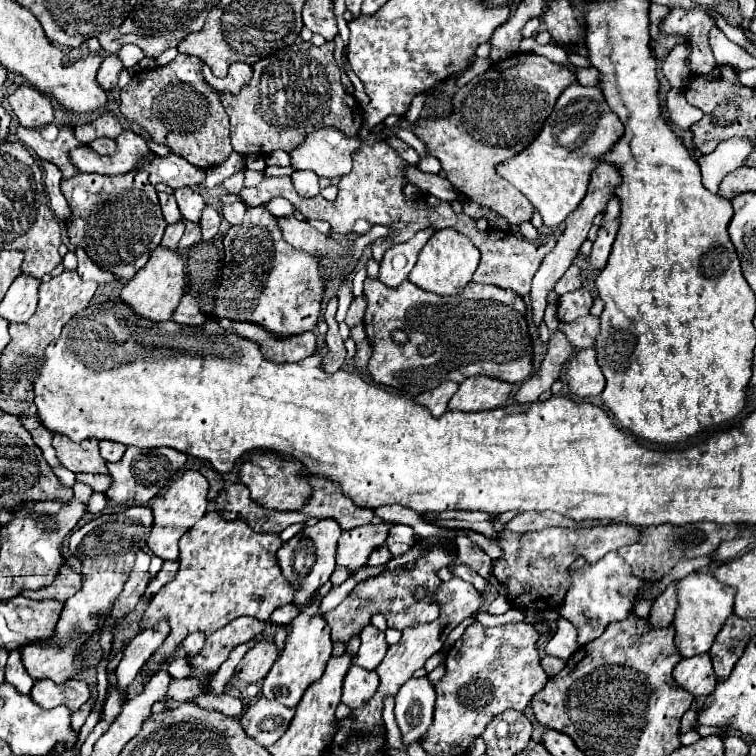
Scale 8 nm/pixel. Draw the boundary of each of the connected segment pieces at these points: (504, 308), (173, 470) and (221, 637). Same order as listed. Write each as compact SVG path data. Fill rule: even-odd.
M365 279L363 295L367 299L365 311L365 333L371 341L373 355L369 359L367 371L379 385L395 387L411 397L429 391L445 381L461 383L475 375L495 377L507 383L521 383L531 375L531 339L525 321L525 303L519 295L507 289L469 283L459 295L441 297L415 287L411 281L403 281L399 287L387 287L379 279ZM393 331L405 331L407 341L395 343Z
M127 447L123 459L119 463L107 463L109 475L113 477L113 485L107 491L107 497L115 503L133 503L133 505L145 505L149 503L185 465L187 455L181 451L171 451L169 447L143 451L137 447Z
M239 617L227 627L211 633L199 655L187 655L187 663L193 667L189 677L211 681L217 669L227 661L233 647L257 639L265 629L263 621L251 617Z

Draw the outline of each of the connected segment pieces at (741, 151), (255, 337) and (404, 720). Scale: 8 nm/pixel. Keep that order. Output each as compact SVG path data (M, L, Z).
M727 139L719 143L711 155L703 155L699 159L699 167L705 175L705 187L717 193L719 183L725 179L725 175L739 169L751 151L753 143L749 139Z
M233 323L233 327L241 337L259 343L263 357L267 357L273 363L301 361L317 351L317 337L311 331L279 339L269 335L269 331L257 327L255 323Z
M427 677L421 679L409 679L399 693L395 695L395 719L401 731L401 741L405 747L409 747L413 741L419 741L425 731L429 729L433 721L433 707L435 707L435 689Z

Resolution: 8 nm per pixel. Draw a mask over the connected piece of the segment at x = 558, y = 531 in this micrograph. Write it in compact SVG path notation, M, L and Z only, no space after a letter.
M605 525L605 527L587 527L587 529L565 529L565 527L549 527L539 533L515 533L509 529L503 529L499 535L499 547L503 549L503 555L493 561L493 575L495 579L507 589L507 599L513 607L519 607L521 599L521 609L533 609L533 611L549 611L557 609L569 589L569 565L577 559L583 557L587 563L599 561L605 553L617 551L623 545L631 545L639 539L639 531L627 525Z

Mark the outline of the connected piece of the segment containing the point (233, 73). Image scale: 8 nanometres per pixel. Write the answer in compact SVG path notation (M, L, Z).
M233 63L233 65L229 67L227 77L217 79L217 77L211 73L211 69L203 65L203 75L205 75L207 83L211 83L215 89L227 91L227 93L239 93L241 87L243 87L245 83L249 83L251 73L253 73L253 71L251 71L251 67L249 67L247 63Z

